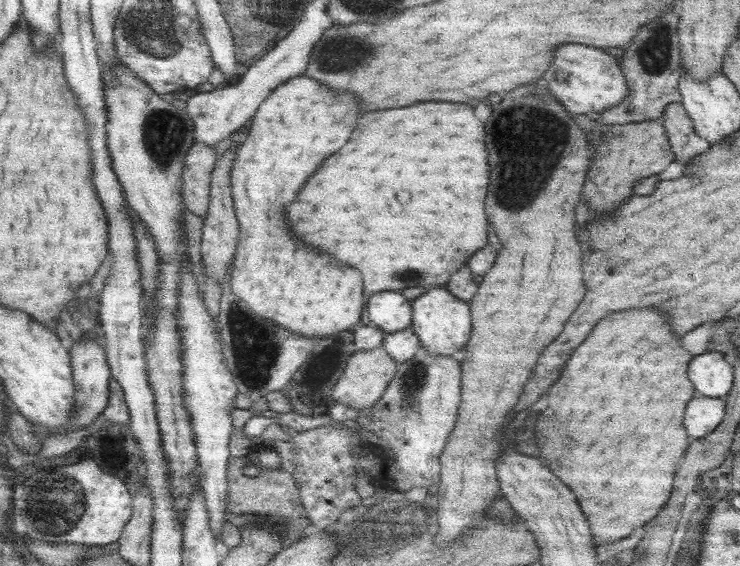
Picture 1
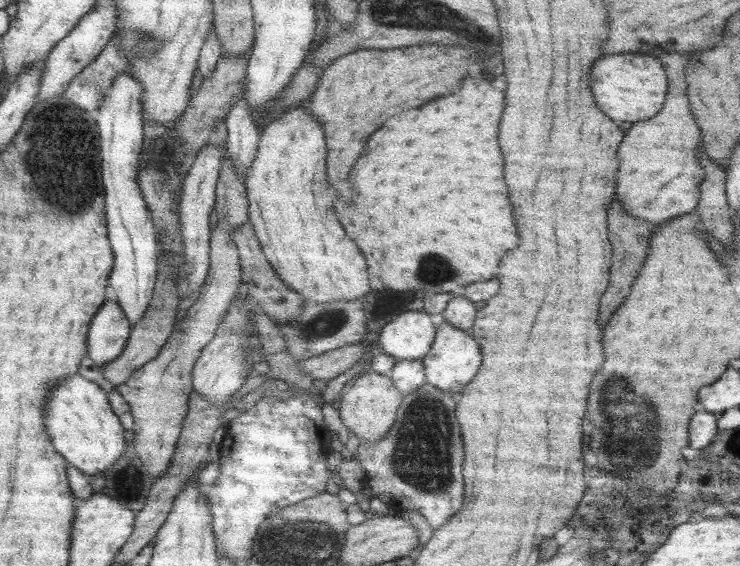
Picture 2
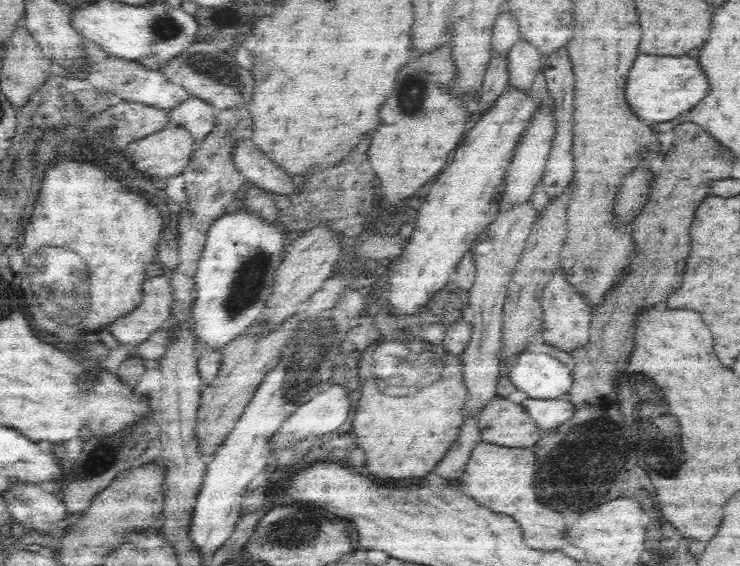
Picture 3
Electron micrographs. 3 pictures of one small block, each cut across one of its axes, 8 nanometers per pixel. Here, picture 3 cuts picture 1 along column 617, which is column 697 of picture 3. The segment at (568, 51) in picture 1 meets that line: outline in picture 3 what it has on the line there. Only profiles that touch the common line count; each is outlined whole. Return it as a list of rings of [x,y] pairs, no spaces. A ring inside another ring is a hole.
[[[638,54],[626,74],[624,98],[630,110],[638,114],[638,120],[650,126],[654,122],[674,120],[680,112],[692,110],[706,96],[708,90],[710,86],[698,66],[698,60],[692,60],[688,56],[662,58],[662,56]]]

